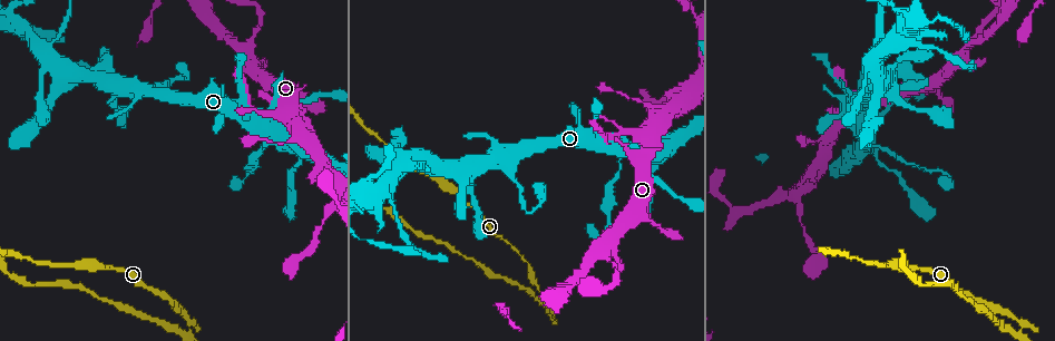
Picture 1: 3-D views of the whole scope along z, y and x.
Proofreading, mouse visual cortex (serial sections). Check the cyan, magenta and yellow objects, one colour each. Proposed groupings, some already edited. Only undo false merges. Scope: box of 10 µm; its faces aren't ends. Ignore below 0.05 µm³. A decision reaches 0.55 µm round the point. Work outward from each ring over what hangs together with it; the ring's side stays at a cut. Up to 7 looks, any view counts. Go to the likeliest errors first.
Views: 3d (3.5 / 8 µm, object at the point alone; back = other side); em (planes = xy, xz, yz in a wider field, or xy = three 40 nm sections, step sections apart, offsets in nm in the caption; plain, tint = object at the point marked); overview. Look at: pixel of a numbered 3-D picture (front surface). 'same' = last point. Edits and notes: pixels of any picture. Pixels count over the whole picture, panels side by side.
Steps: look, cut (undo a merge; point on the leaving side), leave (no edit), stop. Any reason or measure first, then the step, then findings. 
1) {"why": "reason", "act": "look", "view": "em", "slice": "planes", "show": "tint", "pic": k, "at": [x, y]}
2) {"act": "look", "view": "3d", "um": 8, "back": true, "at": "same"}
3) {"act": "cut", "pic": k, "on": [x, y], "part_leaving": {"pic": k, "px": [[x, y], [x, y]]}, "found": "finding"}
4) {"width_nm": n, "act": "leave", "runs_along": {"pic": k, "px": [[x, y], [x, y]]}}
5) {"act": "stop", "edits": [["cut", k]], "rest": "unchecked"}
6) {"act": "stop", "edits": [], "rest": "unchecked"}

{"why": "three-way junction", "act": "look", "view": "3d", "um": 3.5, "pic": 1, "at": [1020, 325]}

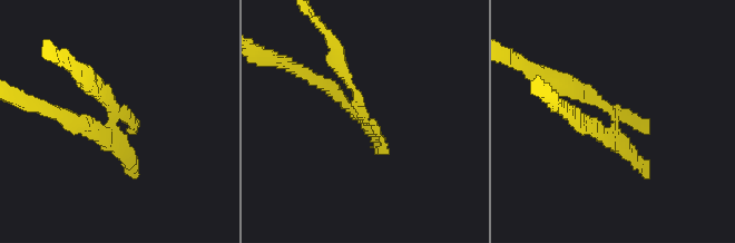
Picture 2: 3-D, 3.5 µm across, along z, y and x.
{"act": "cut", "pic": 2, "on": [86, 127], "part_leaving": {"pic": 2, "px": [[111, 125], [95, 135], [33, 105]]}, "found": "two cells meet here"}

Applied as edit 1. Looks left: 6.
{"act": "look", "view": "overview"}

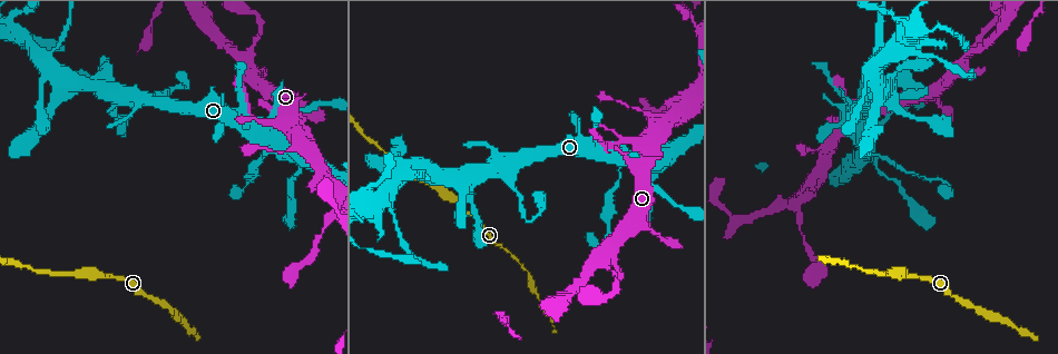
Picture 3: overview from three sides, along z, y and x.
{"why": "two arms in line, one across", "act": "look", "view": "3d", "um": 3.5, "back": true, "pic": 3, "at": [961, 67]}

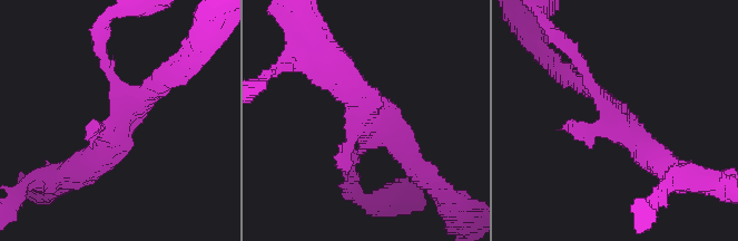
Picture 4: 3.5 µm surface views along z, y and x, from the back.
{"why": "need the tissue", "act": "look", "view": "em", "slice": "xy", "step": 2, "show": "tint", "pic": 4, "at": [615, 120]}

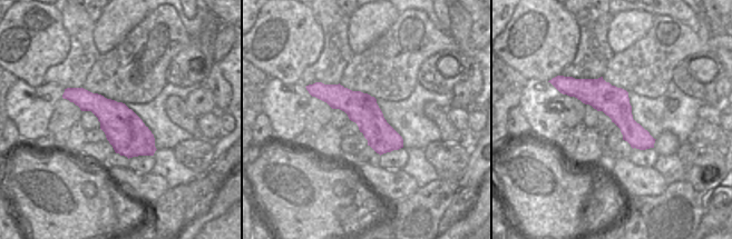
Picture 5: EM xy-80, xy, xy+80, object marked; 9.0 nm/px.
{"width_nm": 280, "act": "leave", "runs_along": {"pic": 4, "px": [[666, 166], [602, 97], [574, 80]]}, "found": "continuous, no second cell"}

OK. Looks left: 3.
{"act": "stop", "edits": [["cut", 2]], "rest": "unchecked"}

